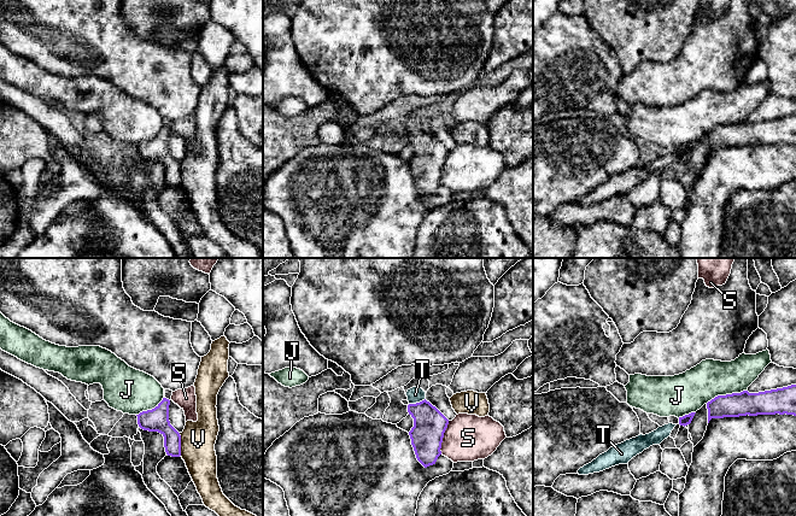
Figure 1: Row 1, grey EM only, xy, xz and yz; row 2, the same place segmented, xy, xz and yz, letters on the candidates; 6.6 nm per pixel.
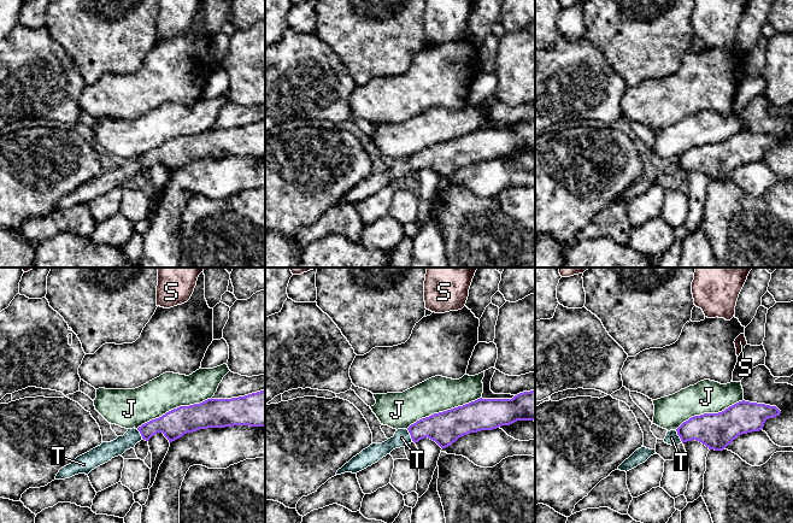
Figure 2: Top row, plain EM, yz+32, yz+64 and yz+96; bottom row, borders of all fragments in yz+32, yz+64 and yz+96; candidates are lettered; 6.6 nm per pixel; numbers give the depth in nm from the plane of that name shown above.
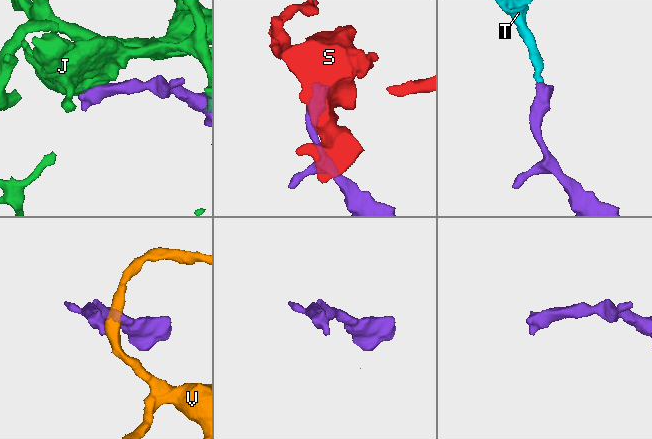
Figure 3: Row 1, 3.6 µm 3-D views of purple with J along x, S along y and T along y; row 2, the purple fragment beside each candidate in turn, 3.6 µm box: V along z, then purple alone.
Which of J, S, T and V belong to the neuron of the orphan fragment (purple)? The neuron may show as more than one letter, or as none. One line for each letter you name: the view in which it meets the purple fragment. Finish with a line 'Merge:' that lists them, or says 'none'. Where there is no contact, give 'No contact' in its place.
T: Touches purple in xz
Merge: T

